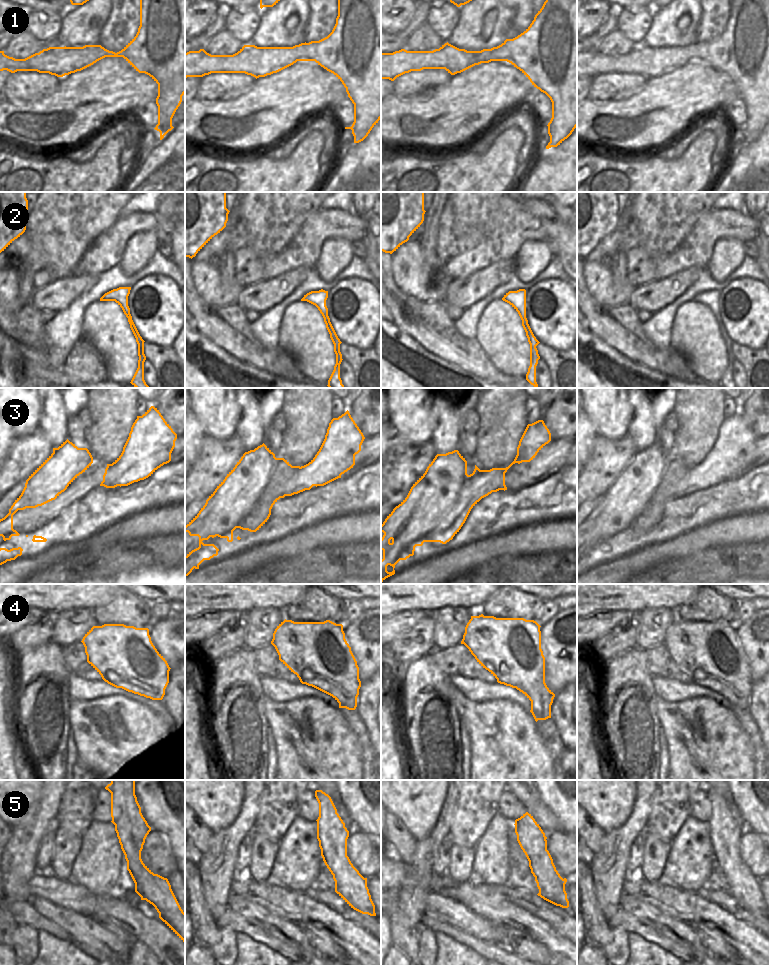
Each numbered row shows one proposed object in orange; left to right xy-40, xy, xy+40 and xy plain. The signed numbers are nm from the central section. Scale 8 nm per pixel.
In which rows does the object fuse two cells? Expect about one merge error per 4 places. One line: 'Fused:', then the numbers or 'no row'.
Fused: 3, 5

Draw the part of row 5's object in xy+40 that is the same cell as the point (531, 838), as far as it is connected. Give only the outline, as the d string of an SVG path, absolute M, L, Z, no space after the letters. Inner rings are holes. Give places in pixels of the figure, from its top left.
M528 812L516 819L514 825L517 841L529 861L531 873L539 889L537 895L556 906L568 908L564 879L557 870L546 870L540 862L547 852L545 833Z

